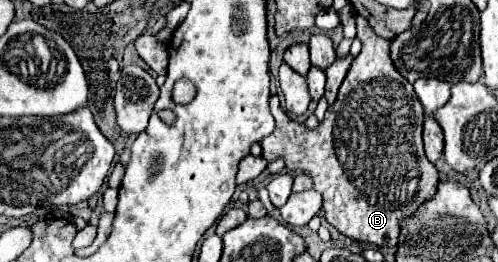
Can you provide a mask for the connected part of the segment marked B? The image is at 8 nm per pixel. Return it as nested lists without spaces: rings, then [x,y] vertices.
[[[356,16],[356,28],[358,38],[362,40],[362,52],[354,58],[348,76],[338,90],[338,98],[332,106],[328,106],[324,120],[318,124],[318,128],[308,130],[306,124],[290,120],[278,104],[278,96],[272,96],[270,112],[276,120],[276,128],[260,142],[264,150],[262,156],[268,162],[280,156],[286,160],[286,168],[300,172],[306,170],[314,180],[314,190],[322,194],[326,222],[332,224],[338,232],[376,246],[396,246],[400,220],[412,216],[412,212],[416,212],[416,208],[424,200],[428,200],[432,192],[436,192],[436,184],[440,178],[438,170],[434,168],[434,164],[428,162],[422,148],[422,104],[414,94],[412,84],[396,72],[388,56],[388,40],[376,36],[362,16]]]

